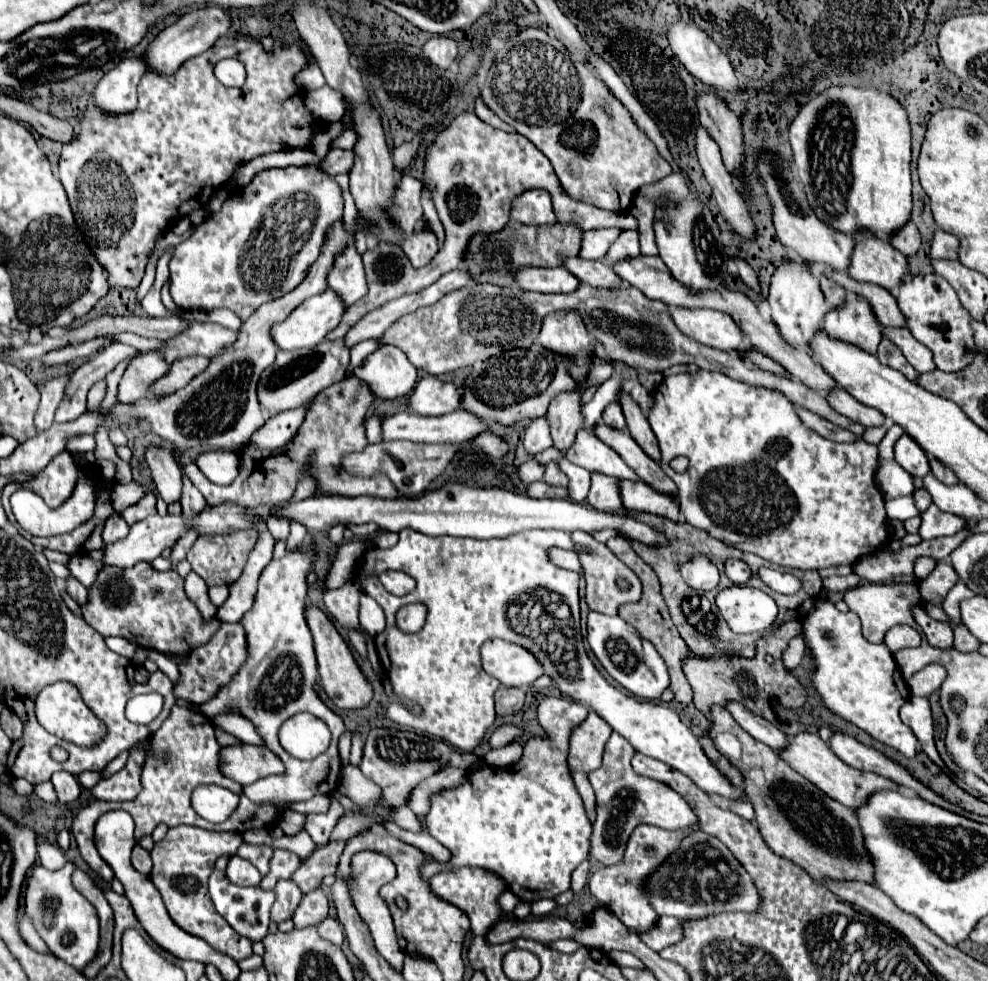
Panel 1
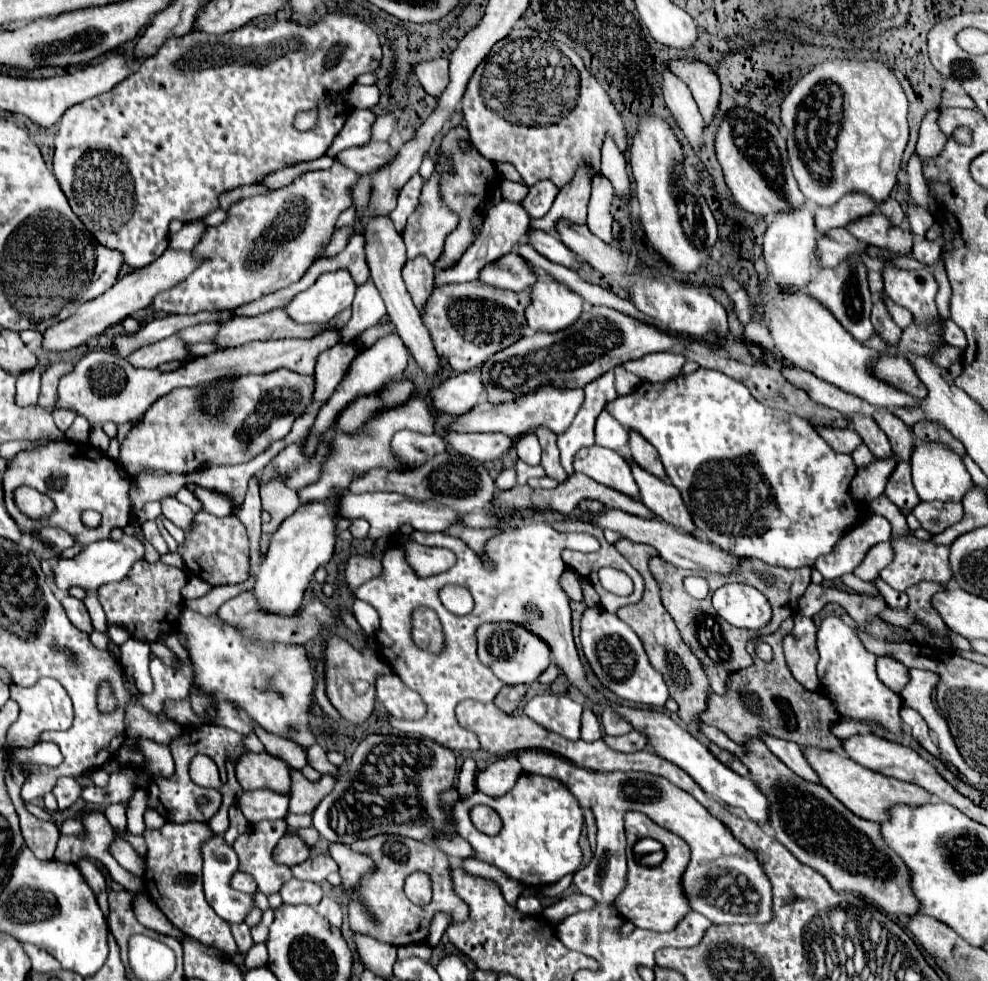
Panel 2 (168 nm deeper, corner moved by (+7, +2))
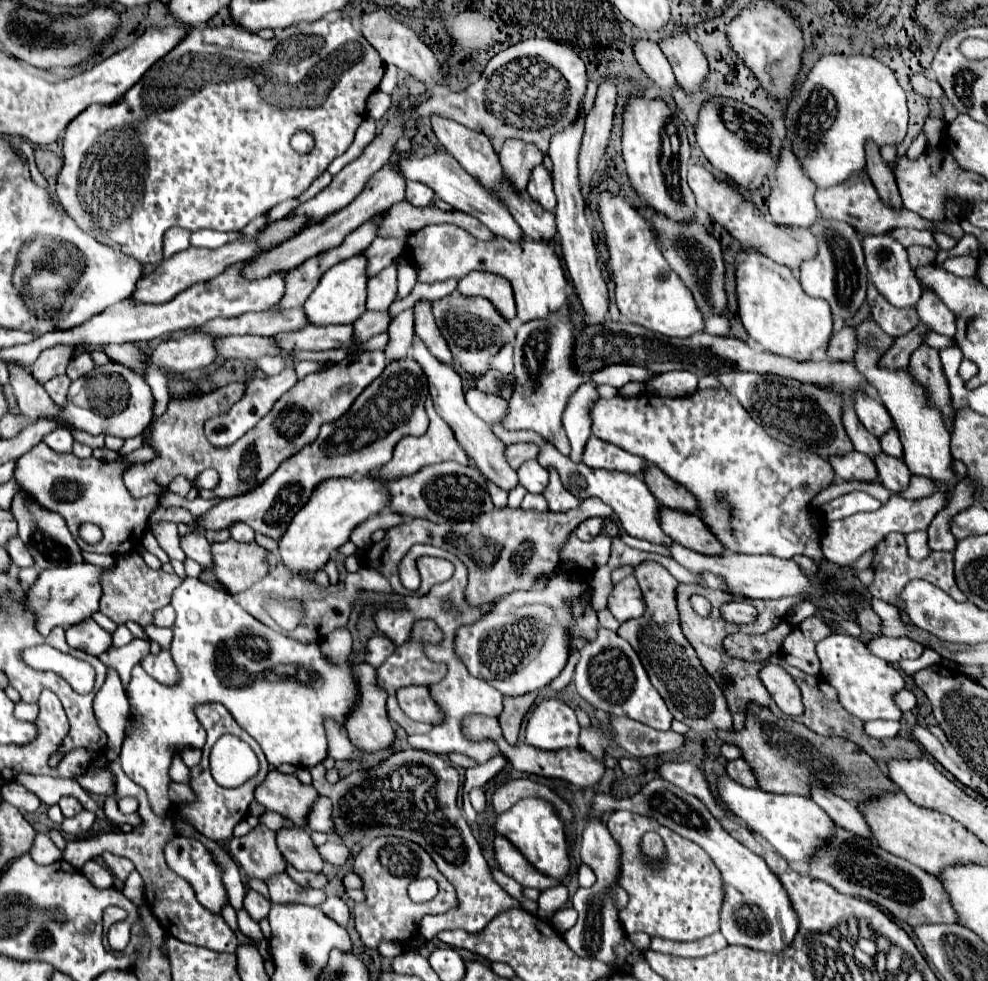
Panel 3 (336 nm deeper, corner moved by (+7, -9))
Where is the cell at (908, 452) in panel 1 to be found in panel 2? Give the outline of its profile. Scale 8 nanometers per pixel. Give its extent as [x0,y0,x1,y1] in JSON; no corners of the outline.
[875,410,913,462]

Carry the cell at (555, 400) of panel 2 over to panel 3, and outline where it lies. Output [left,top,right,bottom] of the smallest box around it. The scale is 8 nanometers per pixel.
[501,309,583,455]

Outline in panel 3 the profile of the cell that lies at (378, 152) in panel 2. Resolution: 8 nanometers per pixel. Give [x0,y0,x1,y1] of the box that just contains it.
[399,151,525,241]

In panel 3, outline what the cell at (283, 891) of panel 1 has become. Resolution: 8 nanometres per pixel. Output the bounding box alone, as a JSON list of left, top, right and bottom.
[229,823,285,881]

